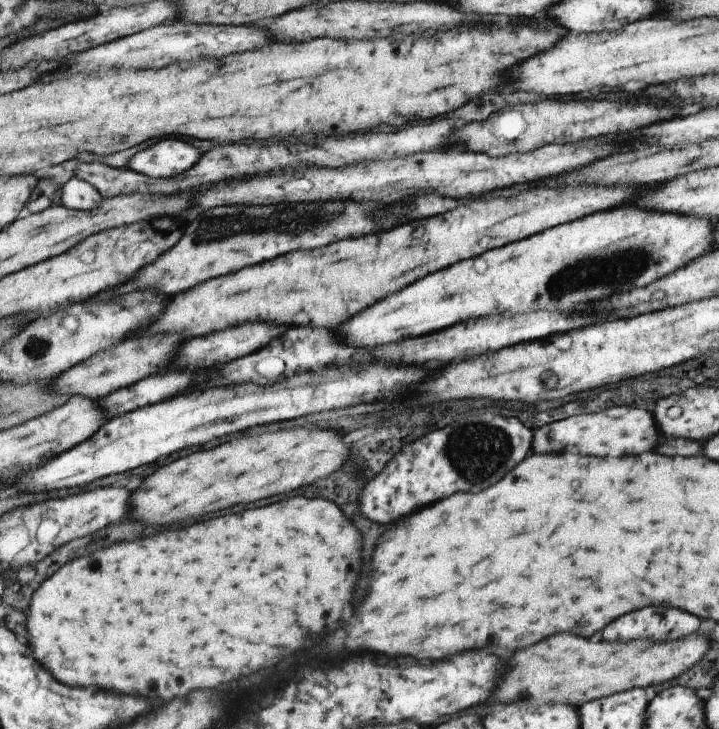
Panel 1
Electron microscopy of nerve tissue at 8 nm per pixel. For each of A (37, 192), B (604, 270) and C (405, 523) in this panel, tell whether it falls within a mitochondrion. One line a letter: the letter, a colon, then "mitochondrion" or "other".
A: other
B: mitochondrion
C: other

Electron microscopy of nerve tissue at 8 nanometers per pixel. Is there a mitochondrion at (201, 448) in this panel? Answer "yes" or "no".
no

